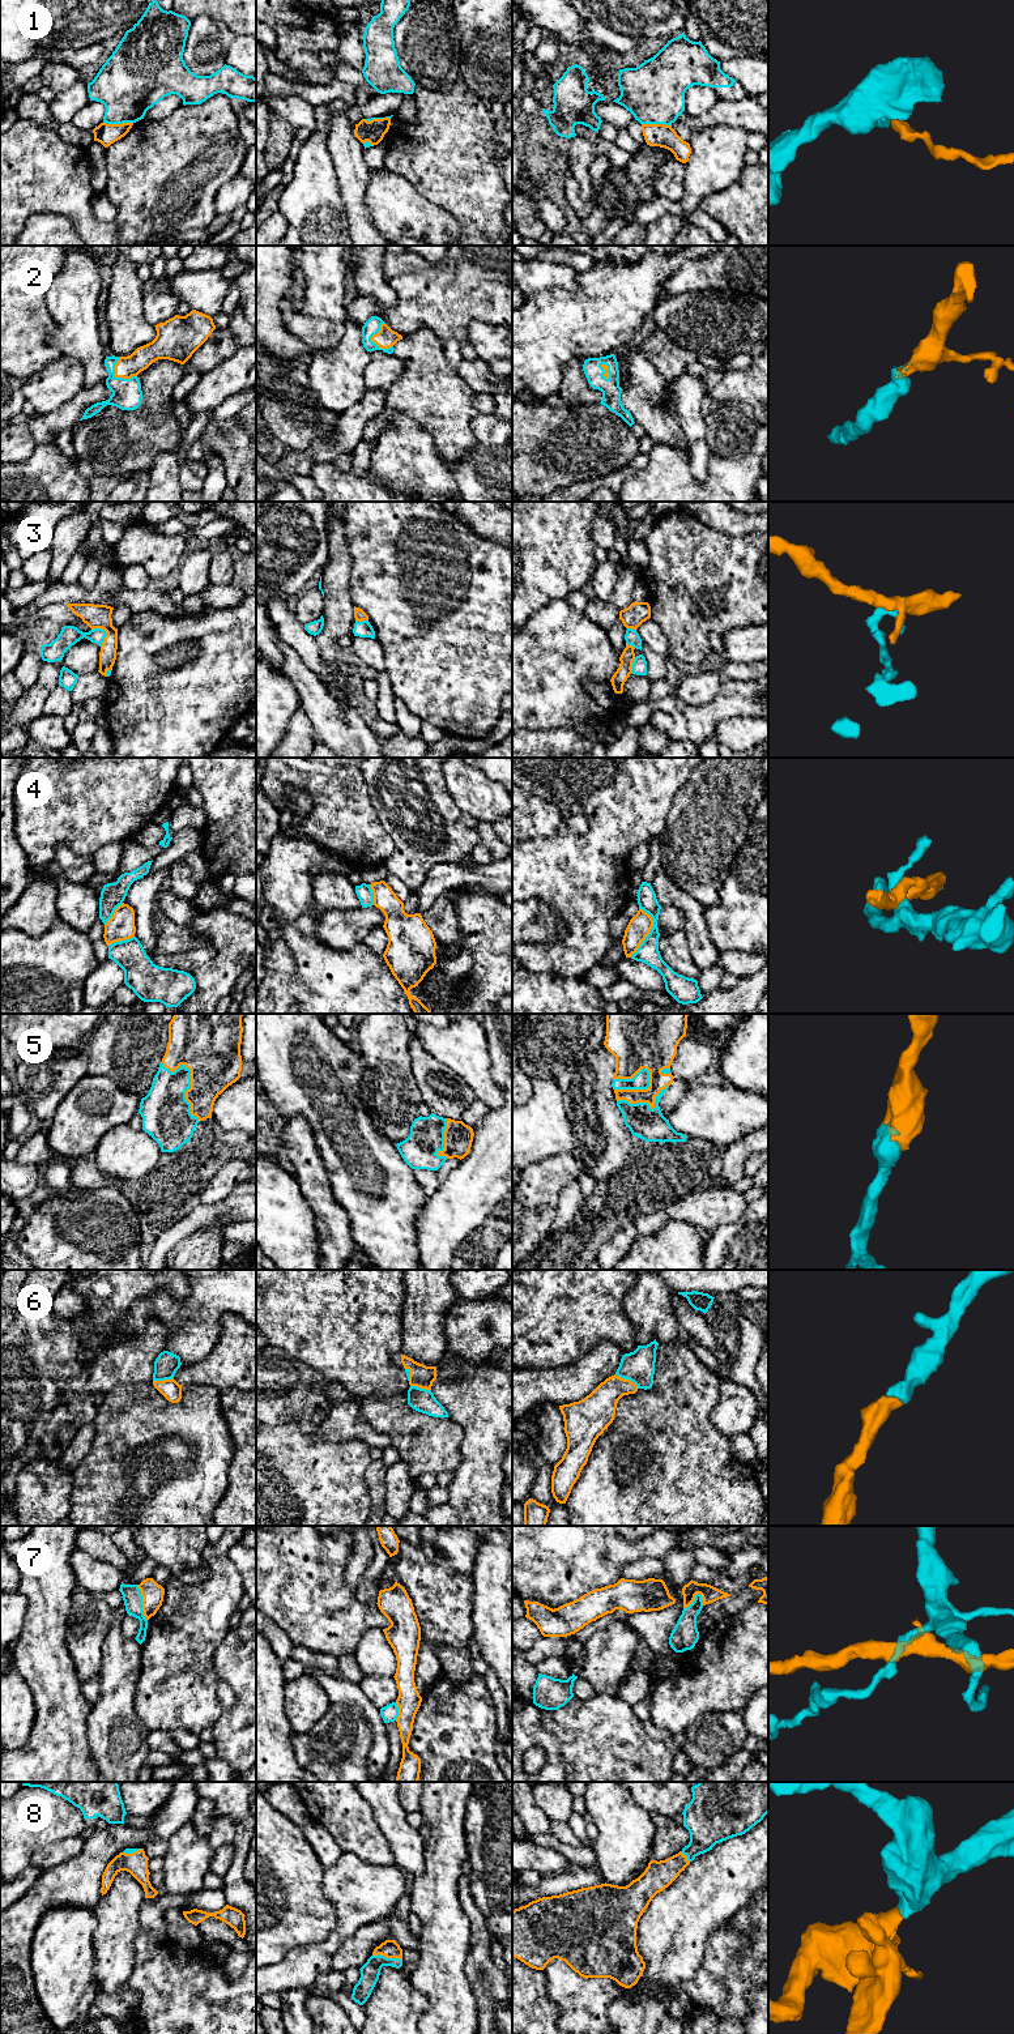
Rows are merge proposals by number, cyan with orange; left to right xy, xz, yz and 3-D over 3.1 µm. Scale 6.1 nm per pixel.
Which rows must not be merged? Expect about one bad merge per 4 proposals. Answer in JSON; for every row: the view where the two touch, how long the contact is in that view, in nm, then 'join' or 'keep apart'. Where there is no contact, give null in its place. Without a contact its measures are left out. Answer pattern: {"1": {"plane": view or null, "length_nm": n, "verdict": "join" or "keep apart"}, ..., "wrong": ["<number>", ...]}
{"1": {"plane": "xy", "length_nm": 180, "verdict": "keep apart"}, "2": {"plane": "xz", "length_nm": 170, "verdict": "join"}, "3": {"plane": "xy", "length_nm": 130, "verdict": "keep apart"}, "4": {"plane": "yz", "length_nm": 320, "verdict": "keep apart"}, "5": {"plane": "xy", "length_nm": 440, "verdict": "join"}, "6": {"plane": "yz", "length_nm": 170, "verdict": "join"}, "7": {"plane": "xy", "length_nm": 240, "verdict": "keep apart"}, "8": {"plane": "xz", "length_nm": 190, "verdict": "join"}, "wrong": ["1", "3", "4", "7"]}

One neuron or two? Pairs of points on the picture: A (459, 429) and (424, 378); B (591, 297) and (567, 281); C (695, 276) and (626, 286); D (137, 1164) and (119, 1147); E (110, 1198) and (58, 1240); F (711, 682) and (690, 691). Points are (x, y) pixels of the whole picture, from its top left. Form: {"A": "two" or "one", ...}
{"A": "one", "B": "two", "C": "two", "D": "one", "E": "one", "F": "one"}

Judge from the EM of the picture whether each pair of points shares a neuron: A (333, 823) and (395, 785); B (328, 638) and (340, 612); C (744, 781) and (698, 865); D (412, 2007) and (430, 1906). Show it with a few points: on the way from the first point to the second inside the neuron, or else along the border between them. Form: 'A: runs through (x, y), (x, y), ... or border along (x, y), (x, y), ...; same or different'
A: border along (362, 771), (370, 804), (384, 828); different
B: runs through (332, 631), (339, 618); same
C: runs through (724, 802), (710, 817), (698, 844); same
D: border along (408, 1979), (427, 2001), (427, 2007), (420, 2020); different

